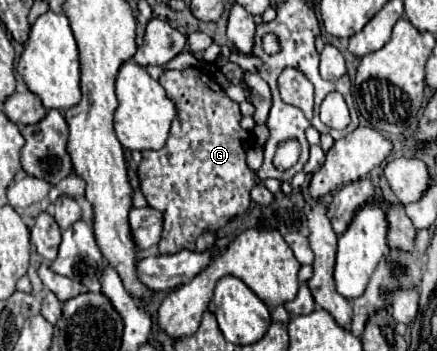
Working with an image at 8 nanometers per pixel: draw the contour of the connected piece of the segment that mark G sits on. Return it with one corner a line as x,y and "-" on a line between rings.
188,67
182,71
164,71
160,75
160,85
166,89
168,97
176,103
176,119
172,121
170,137
166,145
158,151
142,151
142,161
138,165
140,189
150,207
164,213
164,231
158,243
160,253
176,253
182,249
196,249
196,239
208,229
224,227
234,215
244,213
250,205
250,189
256,183
256,175
246,165
246,149
252,143
252,133
240,127
238,103
228,99
224,89
216,79
198,69

